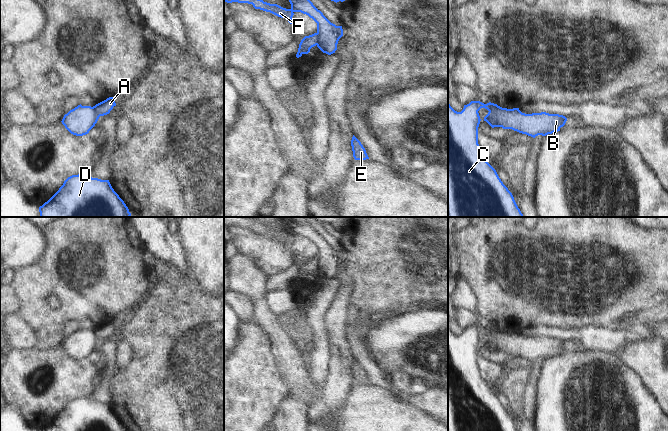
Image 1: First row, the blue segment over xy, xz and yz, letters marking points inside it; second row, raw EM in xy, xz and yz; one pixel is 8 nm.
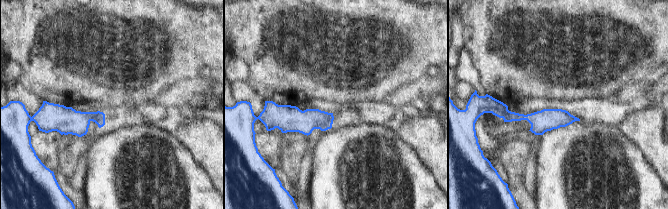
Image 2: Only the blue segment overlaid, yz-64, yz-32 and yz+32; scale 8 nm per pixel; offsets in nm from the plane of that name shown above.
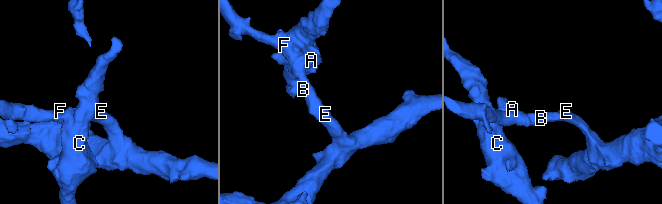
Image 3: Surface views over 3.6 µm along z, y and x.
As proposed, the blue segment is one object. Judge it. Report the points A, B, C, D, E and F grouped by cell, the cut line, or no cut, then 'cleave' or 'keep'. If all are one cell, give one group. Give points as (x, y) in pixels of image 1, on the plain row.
A C D / B E F | yz (503, 332), (501, 334), (491, 333), (489, 335) | cleave

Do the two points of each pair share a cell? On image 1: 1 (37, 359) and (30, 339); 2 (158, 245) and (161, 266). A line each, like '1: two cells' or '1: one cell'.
1: two cells
2: two cells

